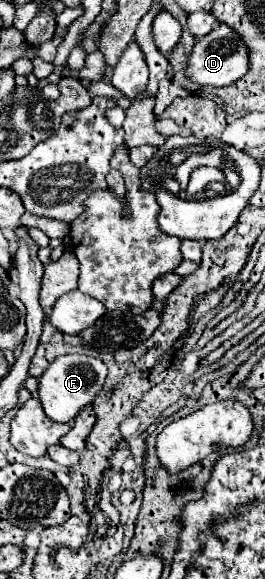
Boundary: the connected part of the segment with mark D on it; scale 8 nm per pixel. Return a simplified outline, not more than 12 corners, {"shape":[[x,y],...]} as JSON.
{"shape":[[220,24],[192,46],[184,74],[224,88],[248,70],[248,50]]}

